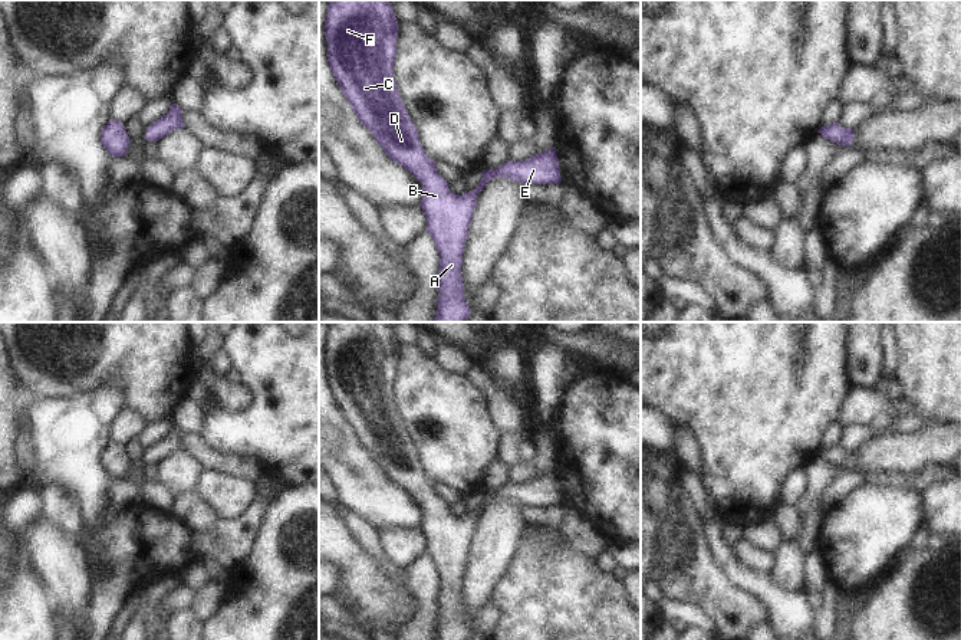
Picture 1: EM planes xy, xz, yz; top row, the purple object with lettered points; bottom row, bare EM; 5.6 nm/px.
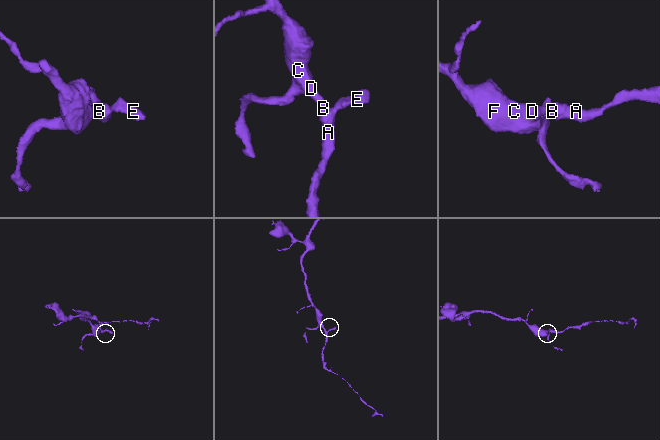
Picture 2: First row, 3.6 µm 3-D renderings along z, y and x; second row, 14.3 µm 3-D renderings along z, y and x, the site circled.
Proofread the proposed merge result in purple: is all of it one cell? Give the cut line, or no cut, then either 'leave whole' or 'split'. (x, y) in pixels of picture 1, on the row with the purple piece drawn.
cut none; leave whole

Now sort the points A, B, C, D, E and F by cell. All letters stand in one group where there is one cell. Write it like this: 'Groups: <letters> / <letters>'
Groups: A B C D E F

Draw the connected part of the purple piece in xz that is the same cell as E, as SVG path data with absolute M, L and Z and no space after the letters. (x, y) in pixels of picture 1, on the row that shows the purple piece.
M329 0L325 39L330 70L358 119L373 134L373 140L385 154L408 170L422 186L419 207L427 217L425 230L432 236L440 253L437 276L440 296L434 322L465 322L471 309L464 298L461 265L471 216L477 206L477 194L496 177L521 184L560 183L556 147L537 152L524 161L507 161L496 170L483 170L480 184L471 193L465 191L458 196L448 188L447 180L435 170L435 161L425 154L419 142L419 134L396 89L394 60L396 56L398 20L394 14L394 6L385 0Z

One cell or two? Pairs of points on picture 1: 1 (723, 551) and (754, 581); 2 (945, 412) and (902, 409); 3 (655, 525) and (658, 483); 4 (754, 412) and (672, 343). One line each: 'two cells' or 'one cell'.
1: one cell
2: two cells
3: one cell
4: one cell

